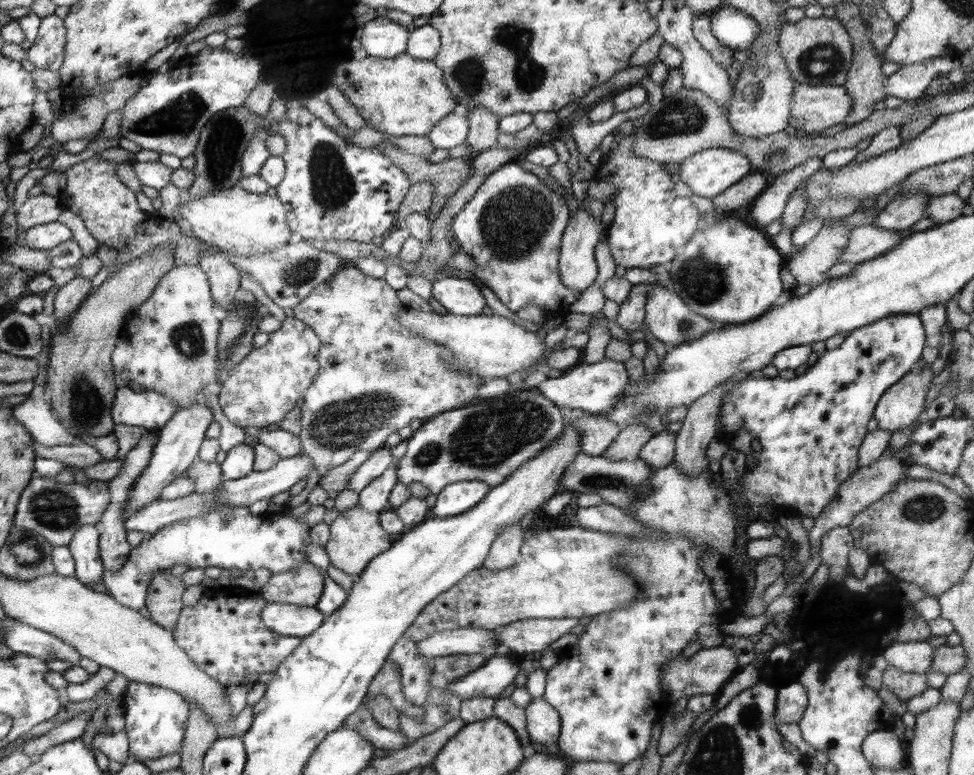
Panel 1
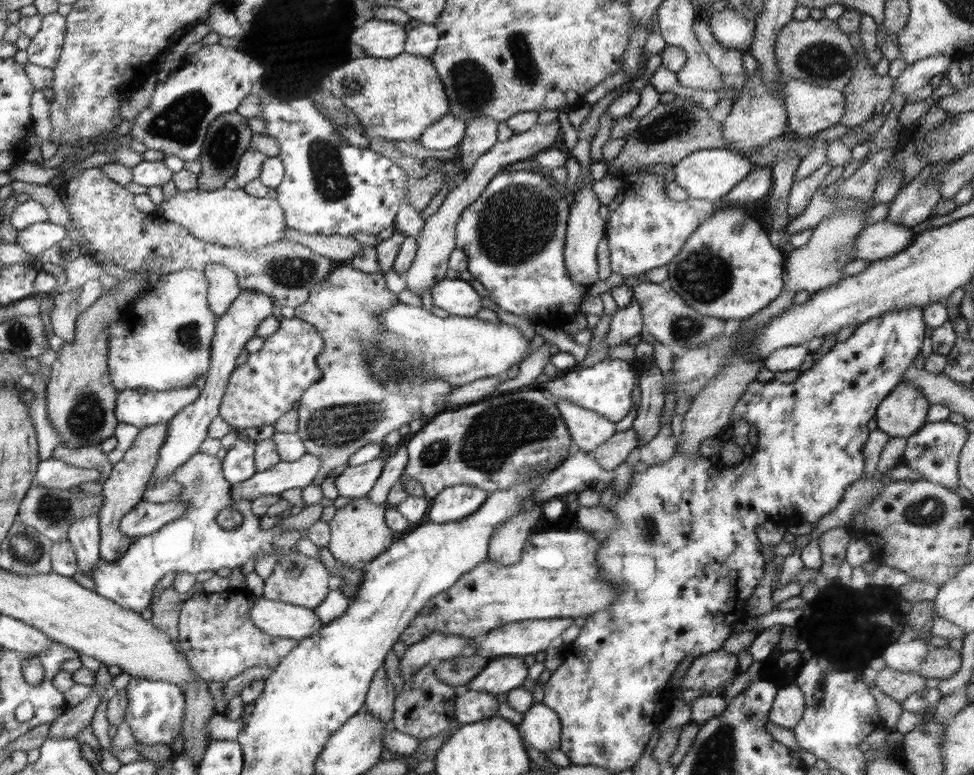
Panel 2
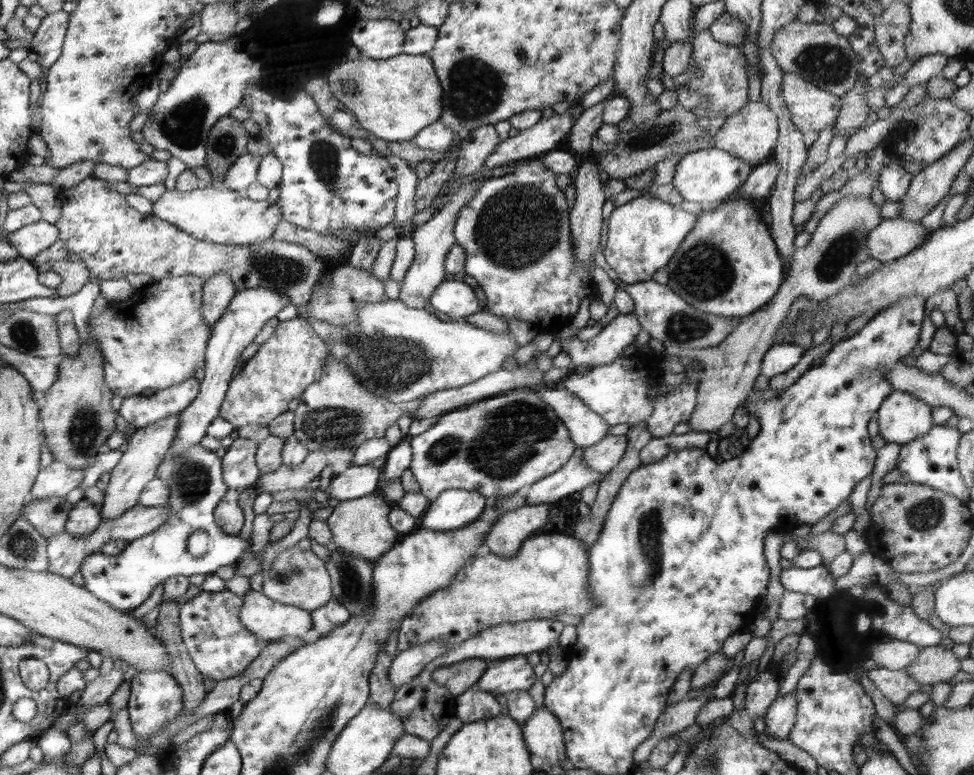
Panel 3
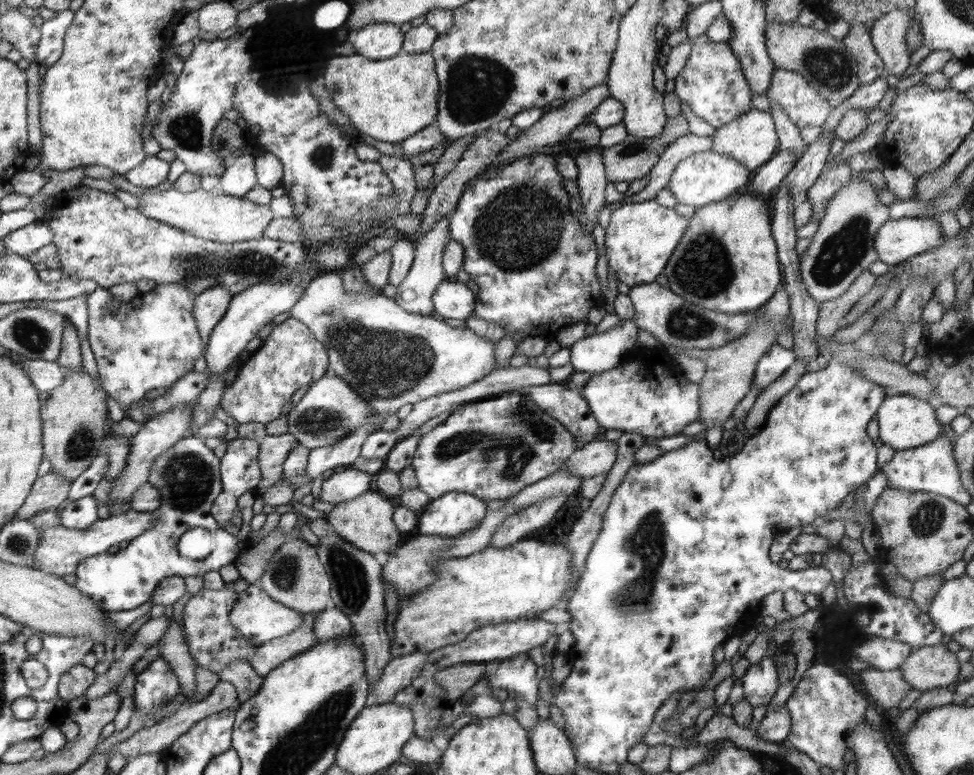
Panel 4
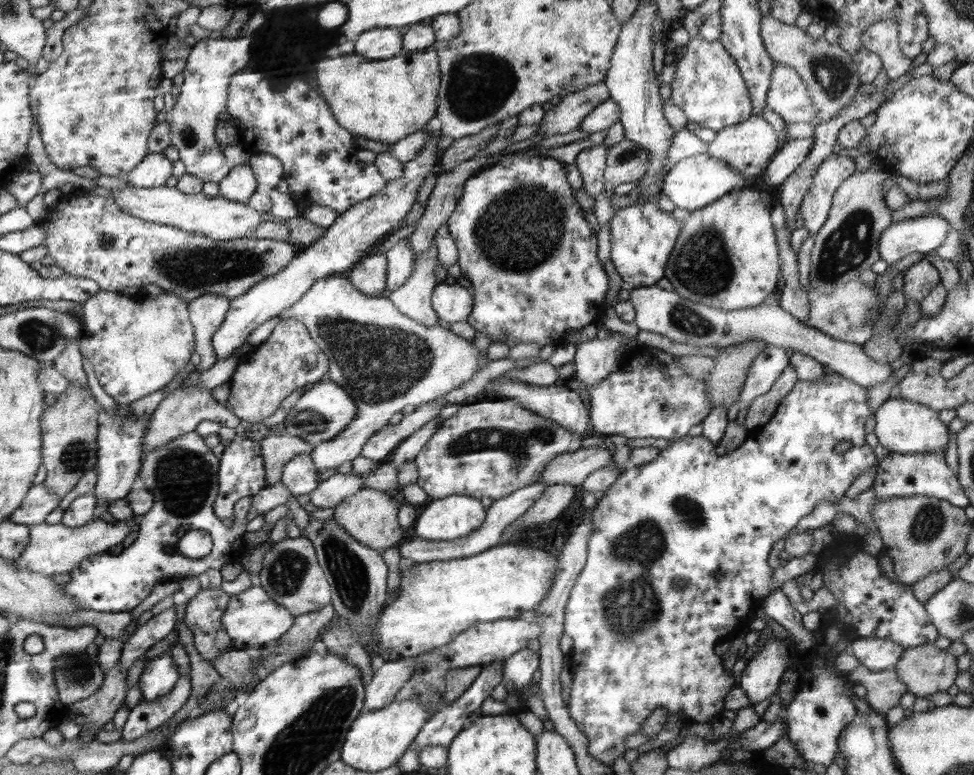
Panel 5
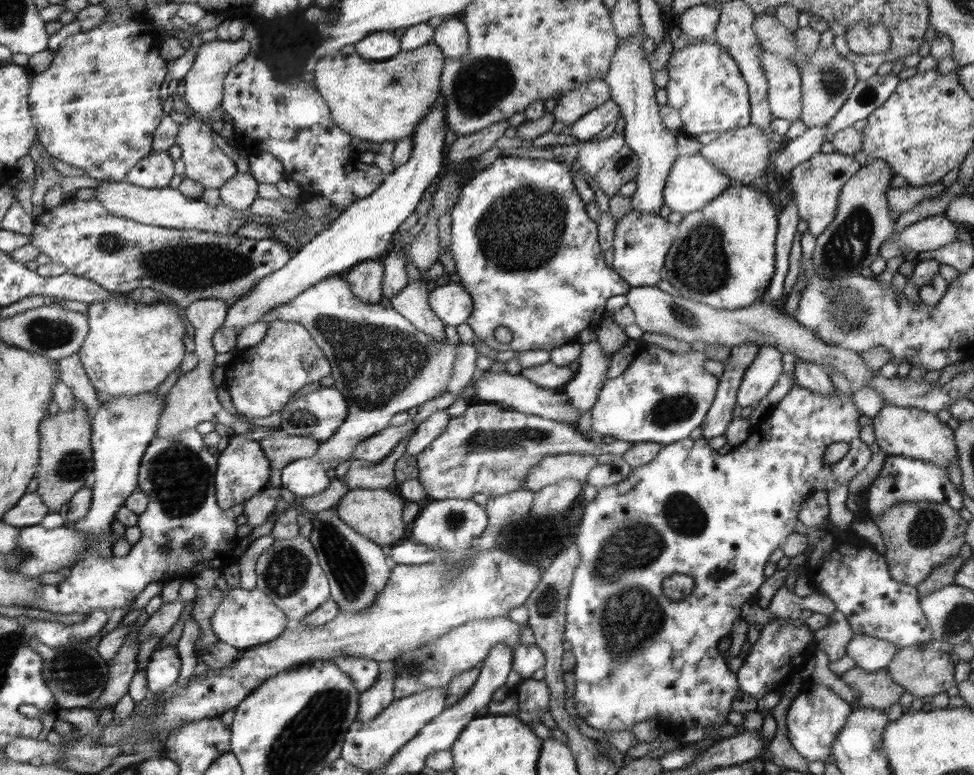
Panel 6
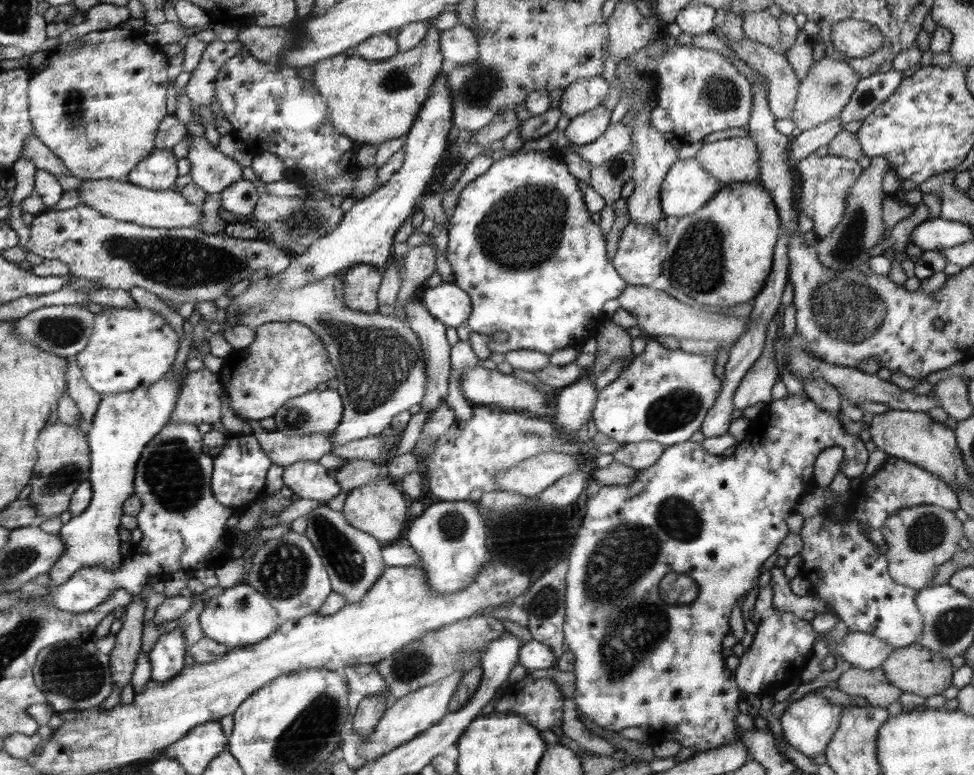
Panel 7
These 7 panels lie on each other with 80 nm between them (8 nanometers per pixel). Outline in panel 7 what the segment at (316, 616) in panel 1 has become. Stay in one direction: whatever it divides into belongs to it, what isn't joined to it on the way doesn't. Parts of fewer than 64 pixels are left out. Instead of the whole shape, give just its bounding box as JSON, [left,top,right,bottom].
[198,582,284,648]

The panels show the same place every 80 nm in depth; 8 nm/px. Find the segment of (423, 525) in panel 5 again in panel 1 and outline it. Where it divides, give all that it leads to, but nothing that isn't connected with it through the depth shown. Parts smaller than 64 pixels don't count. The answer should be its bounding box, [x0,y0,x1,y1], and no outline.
[430,480,489,517]

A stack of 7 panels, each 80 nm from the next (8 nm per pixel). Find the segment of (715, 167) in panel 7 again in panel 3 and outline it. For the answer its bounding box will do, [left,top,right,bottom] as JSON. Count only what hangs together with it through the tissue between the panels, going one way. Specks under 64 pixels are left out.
[714,99,779,166]

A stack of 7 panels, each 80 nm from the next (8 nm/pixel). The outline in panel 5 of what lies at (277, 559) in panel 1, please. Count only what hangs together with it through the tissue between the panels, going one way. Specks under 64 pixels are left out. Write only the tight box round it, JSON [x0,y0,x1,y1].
[65,431,252,612]

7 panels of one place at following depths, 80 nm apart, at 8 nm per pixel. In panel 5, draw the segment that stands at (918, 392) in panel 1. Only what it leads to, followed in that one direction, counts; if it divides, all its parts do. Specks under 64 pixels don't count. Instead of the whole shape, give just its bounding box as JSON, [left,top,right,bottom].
[874,399,949,453]

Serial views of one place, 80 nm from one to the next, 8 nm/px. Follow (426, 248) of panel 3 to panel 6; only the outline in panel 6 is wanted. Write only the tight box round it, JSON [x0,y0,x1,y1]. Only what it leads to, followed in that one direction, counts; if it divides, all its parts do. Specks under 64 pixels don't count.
[390,279,445,346]

